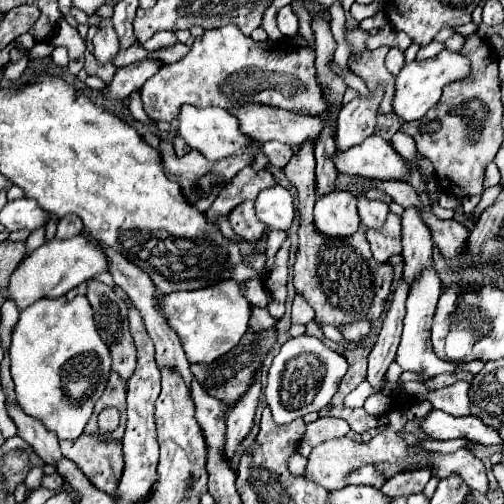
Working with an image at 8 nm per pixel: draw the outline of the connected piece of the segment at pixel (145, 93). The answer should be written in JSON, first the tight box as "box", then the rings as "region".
{"box":[142,25,328,121],"region":[[[226,25],[220,29],[204,31],[202,37],[194,39],[190,51],[176,63],[164,65],[152,79],[148,79],[142,87],[142,103],[144,111],[154,121],[172,121],[182,105],[196,107],[222,107],[232,109],[246,103],[270,105],[276,109],[284,109],[298,115],[320,115],[328,111],[328,103],[322,99],[322,87],[316,79],[316,55],[314,49],[288,45],[284,41],[254,41],[252,37],[242,35],[242,31],[234,25]]]}

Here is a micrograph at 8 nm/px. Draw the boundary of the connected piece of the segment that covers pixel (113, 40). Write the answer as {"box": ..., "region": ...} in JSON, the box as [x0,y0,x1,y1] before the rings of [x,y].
{"box":[92,19,120,63],"region":[[[102,19],[92,43],[94,43],[94,55],[100,63],[110,63],[112,57],[120,51],[118,37],[116,37],[116,31],[114,31],[110,19]]]}

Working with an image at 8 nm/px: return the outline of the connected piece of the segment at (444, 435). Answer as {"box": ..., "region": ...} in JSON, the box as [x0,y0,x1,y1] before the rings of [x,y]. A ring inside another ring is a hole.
{"box":[420,409,502,445],"region":[[[432,409],[422,421],[420,421],[422,433],[426,433],[432,439],[448,441],[448,439],[474,439],[482,445],[498,445],[502,439],[498,437],[498,431],[492,427],[486,427],[478,417],[454,417],[444,411]]]}

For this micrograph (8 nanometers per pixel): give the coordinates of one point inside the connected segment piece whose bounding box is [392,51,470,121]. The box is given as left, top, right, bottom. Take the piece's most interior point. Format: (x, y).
(419, 86)

